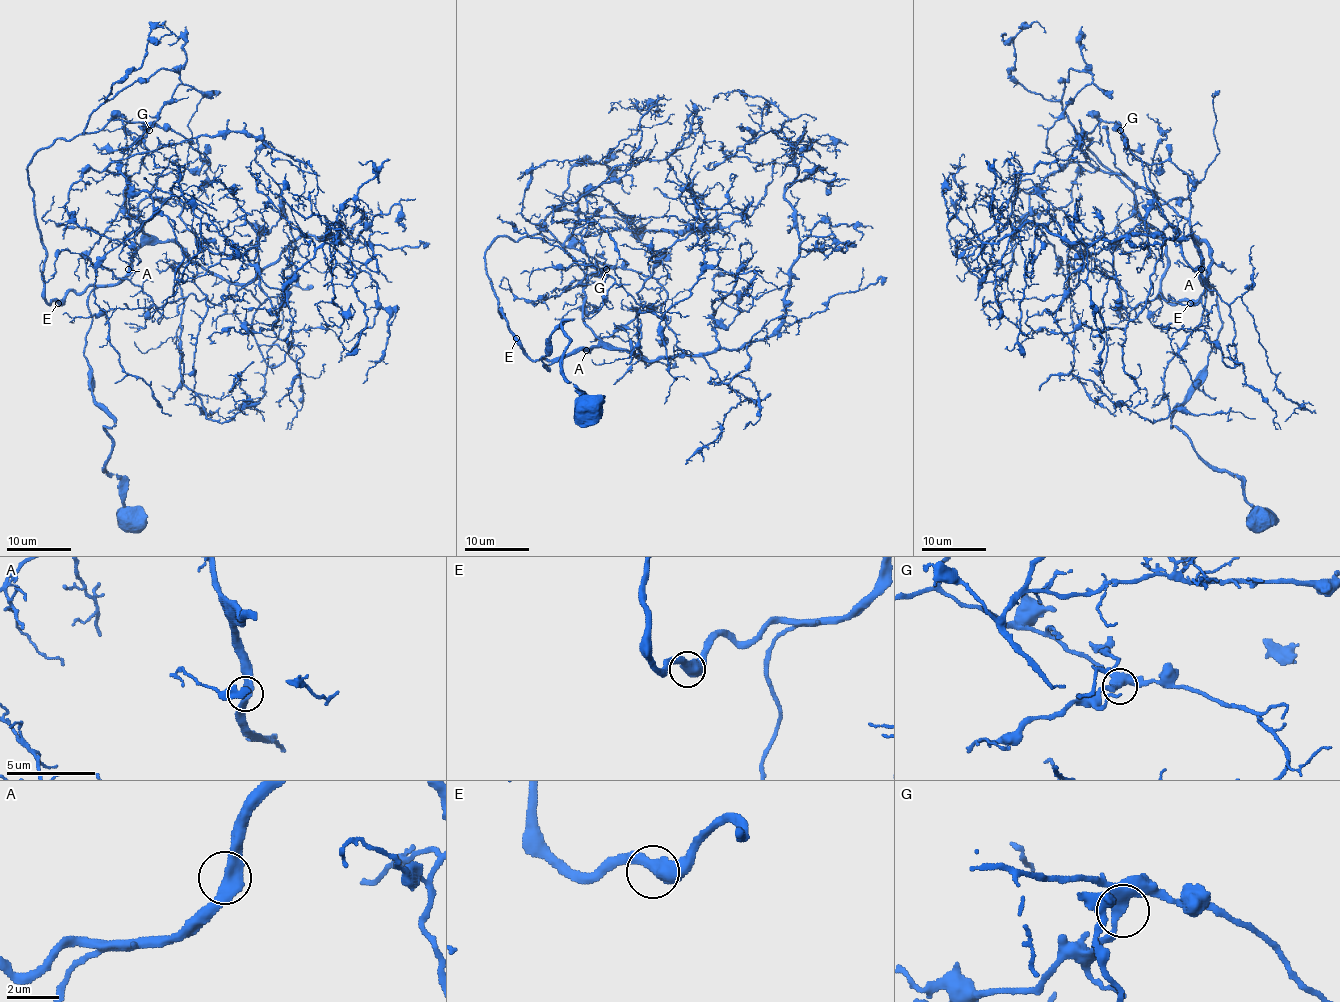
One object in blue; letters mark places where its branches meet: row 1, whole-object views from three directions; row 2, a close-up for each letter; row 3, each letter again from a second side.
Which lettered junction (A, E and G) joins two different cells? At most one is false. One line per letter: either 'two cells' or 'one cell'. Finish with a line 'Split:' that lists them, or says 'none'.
A: one cell
E: one cell
G: one cell
Split: none

